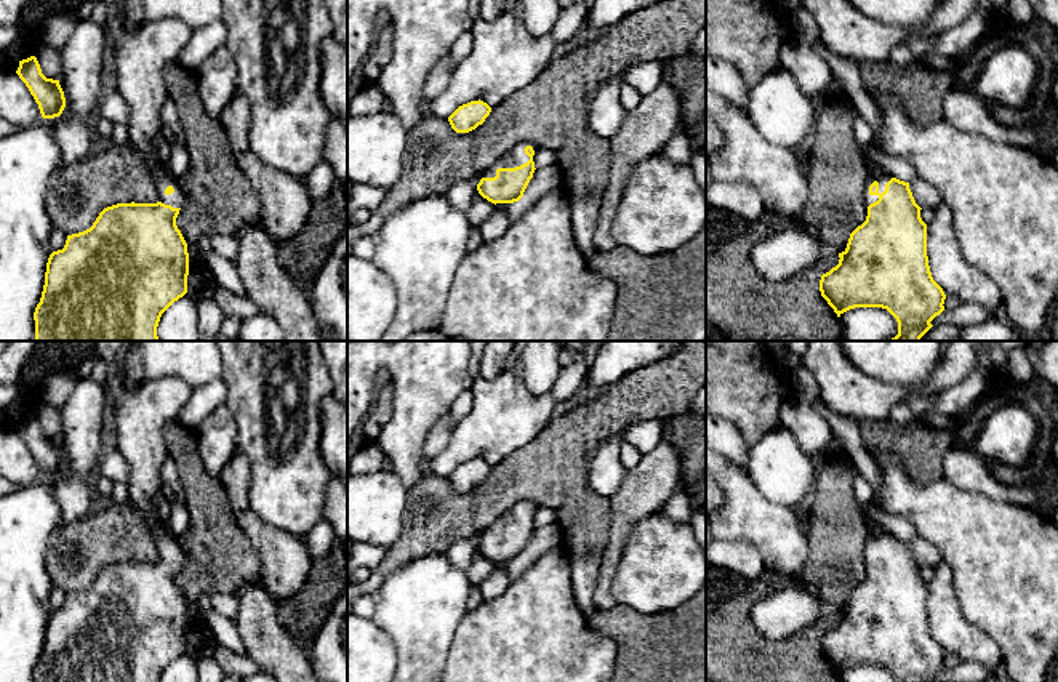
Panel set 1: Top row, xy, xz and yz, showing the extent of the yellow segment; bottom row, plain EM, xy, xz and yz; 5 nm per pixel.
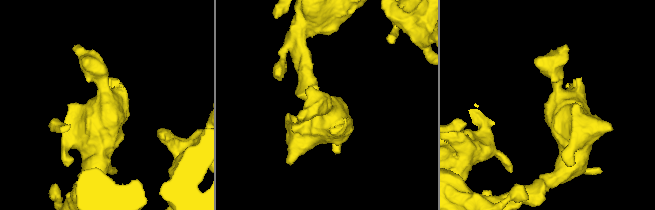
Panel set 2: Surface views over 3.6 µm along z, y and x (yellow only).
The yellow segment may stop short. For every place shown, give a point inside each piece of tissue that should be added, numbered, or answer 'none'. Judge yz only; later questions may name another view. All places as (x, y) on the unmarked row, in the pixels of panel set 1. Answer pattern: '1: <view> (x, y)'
1: yz (882, 535)

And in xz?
1: xz (516, 516)

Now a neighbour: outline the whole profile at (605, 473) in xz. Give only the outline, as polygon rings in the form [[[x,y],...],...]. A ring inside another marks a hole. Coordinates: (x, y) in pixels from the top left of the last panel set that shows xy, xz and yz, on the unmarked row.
[[[623,434],[611,435],[597,448],[589,466],[589,485],[595,493],[605,498],[610,498],[618,491],[629,472],[621,464],[619,458],[623,442]]]

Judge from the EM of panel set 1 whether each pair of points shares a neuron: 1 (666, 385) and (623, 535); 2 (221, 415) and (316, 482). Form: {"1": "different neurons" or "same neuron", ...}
{"1": "different neurons", "2": "different neurons"}

